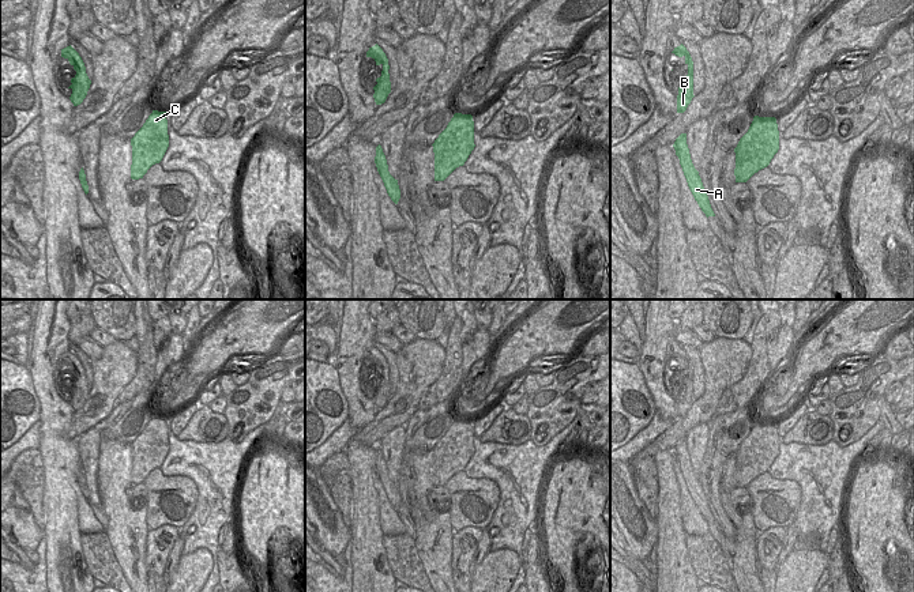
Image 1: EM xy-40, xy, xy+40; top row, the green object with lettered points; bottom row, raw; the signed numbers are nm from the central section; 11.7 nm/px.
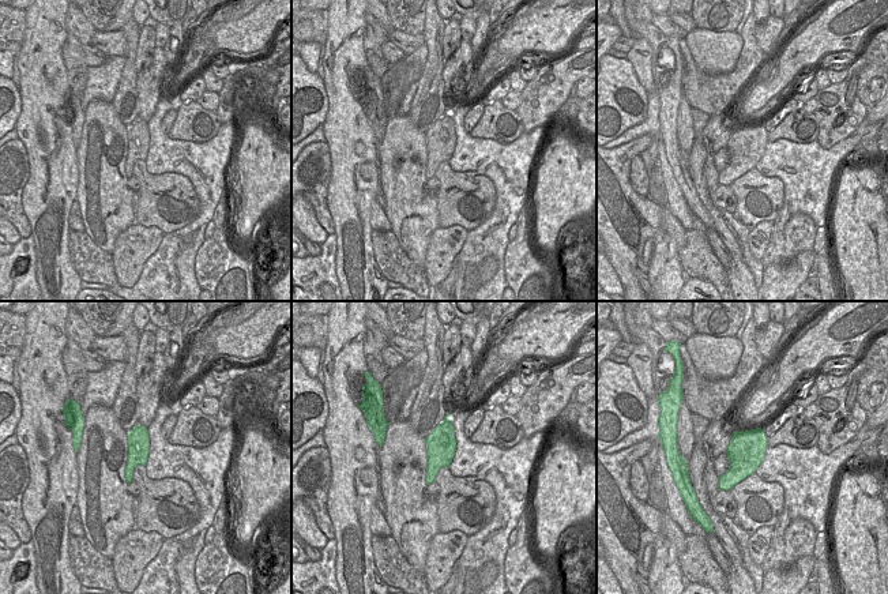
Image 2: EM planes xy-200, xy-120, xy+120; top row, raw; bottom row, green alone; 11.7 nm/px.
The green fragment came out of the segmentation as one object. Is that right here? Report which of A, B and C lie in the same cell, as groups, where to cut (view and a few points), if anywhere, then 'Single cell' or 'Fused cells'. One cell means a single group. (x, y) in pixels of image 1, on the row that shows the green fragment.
Groups: A B / C. Split along xy-40 (74, 64), (83, 67). Fused cells

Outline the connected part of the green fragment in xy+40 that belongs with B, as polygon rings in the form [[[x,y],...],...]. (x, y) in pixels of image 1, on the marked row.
[[[681,44],[680,46],[674,48],[672,52],[678,57],[685,57],[685,64],[688,65],[689,71],[685,78],[681,79],[682,84],[678,87],[677,95],[677,113],[684,113],[691,103],[693,95],[693,61],[687,50],[687,48]]]

